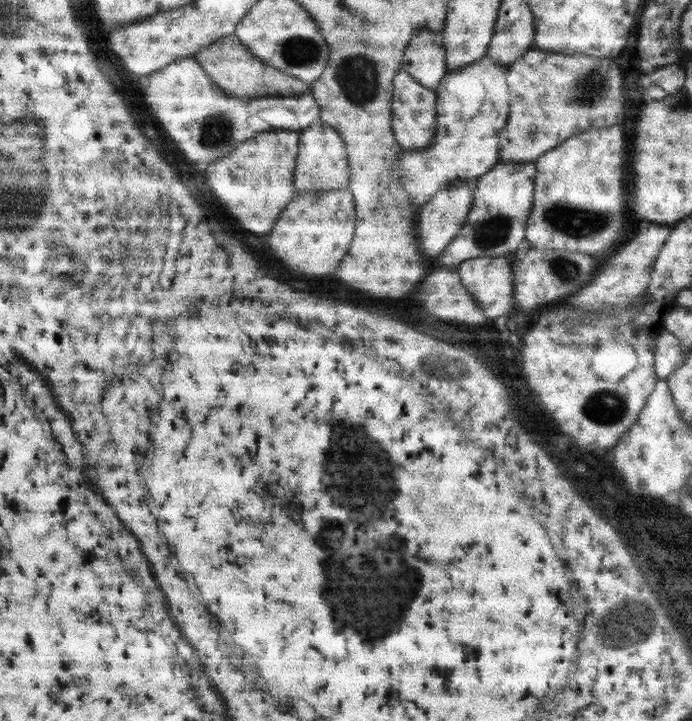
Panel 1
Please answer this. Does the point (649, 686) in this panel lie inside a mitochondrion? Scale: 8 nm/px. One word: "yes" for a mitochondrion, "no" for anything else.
no

